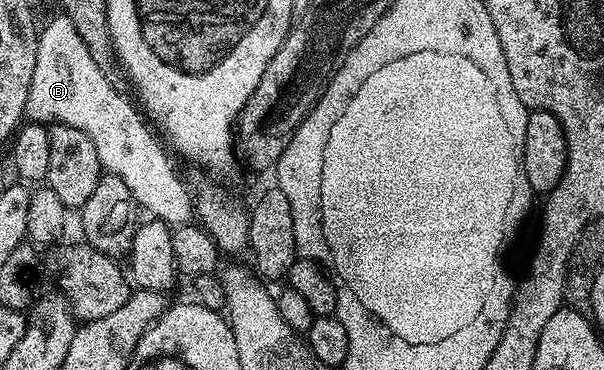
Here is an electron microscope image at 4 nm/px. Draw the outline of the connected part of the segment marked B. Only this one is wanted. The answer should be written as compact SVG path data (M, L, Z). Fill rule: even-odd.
M57 16L46 26L43 24L38 34L36 71L32 73L25 116L31 121L57 122L84 131L92 139L92 147L96 147L103 170L127 184L141 210L171 227L191 224L195 218L193 196L162 150L163 142L154 138L139 106L114 90L115 82L100 71L96 59L84 47L84 39L72 27L72 19Z

